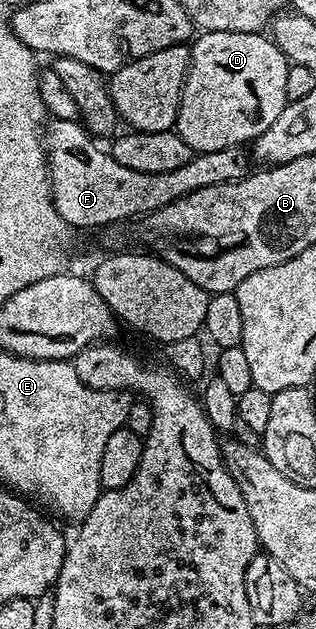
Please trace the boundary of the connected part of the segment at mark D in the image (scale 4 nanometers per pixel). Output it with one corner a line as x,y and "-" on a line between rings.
201,31
190,44
188,73
180,95
175,132
196,154
226,150
256,141
266,130
270,130
270,126
274,126
274,118
278,118
278,114
282,114
288,105
286,74
289,67
290,61
267,35
258,32

